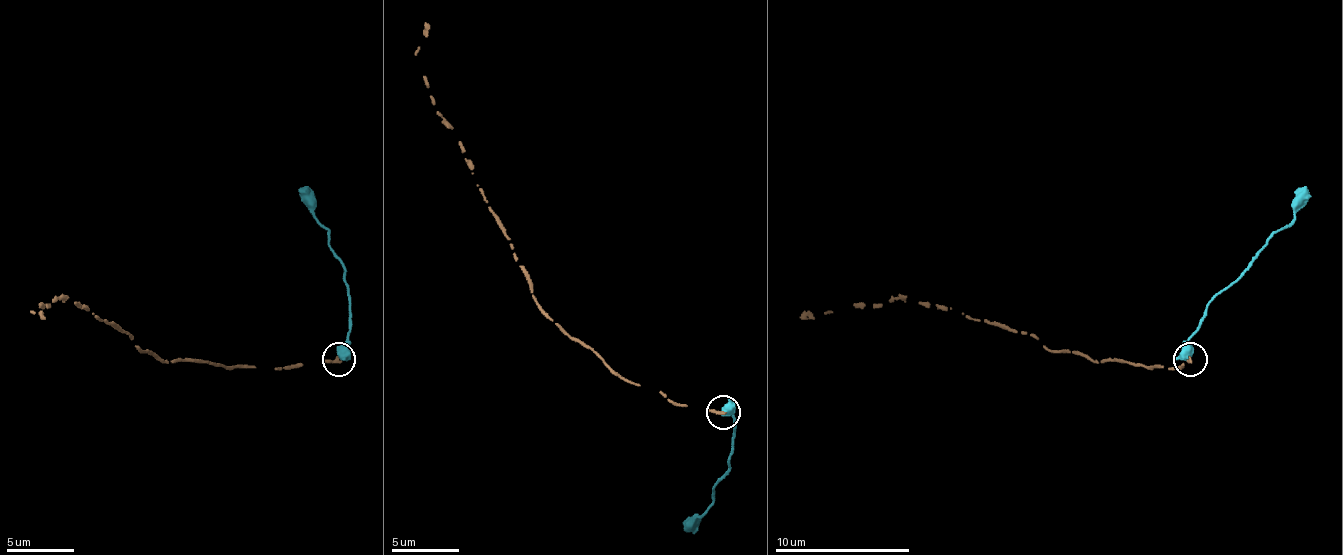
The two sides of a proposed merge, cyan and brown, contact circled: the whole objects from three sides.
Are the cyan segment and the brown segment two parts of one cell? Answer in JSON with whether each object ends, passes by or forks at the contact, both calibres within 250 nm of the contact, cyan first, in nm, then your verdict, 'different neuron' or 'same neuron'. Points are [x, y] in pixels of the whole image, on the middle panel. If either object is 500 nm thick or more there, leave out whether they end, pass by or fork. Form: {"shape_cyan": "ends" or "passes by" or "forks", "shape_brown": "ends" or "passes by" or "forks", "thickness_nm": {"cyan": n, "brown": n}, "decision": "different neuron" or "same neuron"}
{"thickness_nm": {"cyan": 700, "brown": 240}, "decision": "different neuron"}

